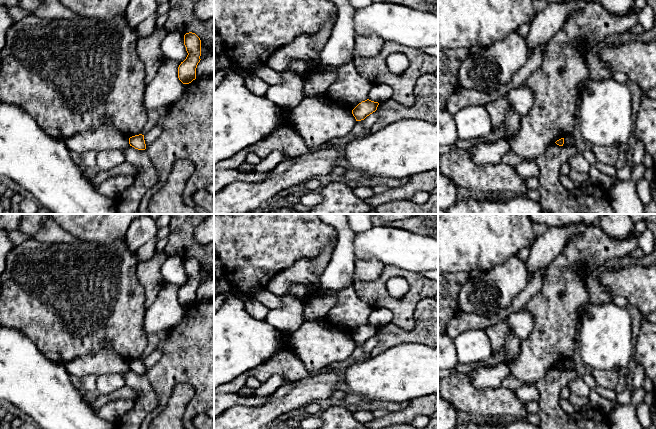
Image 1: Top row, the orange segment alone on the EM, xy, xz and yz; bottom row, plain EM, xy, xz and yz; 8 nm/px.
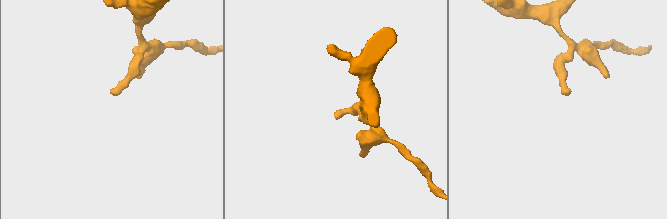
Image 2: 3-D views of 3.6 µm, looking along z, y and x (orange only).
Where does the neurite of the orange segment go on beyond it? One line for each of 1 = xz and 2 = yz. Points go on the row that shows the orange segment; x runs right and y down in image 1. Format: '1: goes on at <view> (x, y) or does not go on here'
1: does not go on here
2: does not go on here

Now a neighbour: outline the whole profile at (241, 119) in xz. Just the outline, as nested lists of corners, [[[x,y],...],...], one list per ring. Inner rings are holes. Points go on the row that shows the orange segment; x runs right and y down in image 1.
[[[219,55],[214,56],[214,72],[221,70],[224,78],[217,88],[214,88],[214,166],[271,135],[271,133],[289,117],[283,108],[267,99],[265,96],[256,96],[245,85],[244,78],[234,72],[229,66],[219,64]]]

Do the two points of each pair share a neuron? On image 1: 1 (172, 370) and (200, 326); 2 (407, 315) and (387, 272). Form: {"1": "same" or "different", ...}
{"1": "same", "2": "same"}

